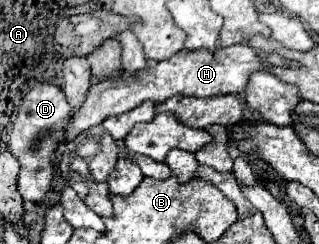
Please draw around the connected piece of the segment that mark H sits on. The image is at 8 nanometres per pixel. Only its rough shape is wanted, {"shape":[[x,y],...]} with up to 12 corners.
{"shape":[[245,44],[181,50],[93,84],[63,140],[145,100],[243,92],[261,70]]}

